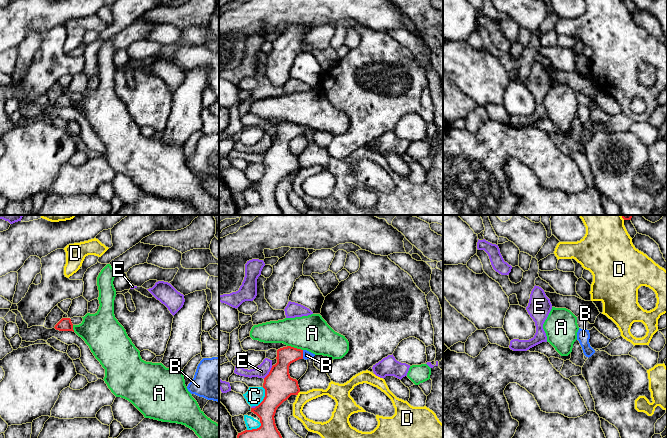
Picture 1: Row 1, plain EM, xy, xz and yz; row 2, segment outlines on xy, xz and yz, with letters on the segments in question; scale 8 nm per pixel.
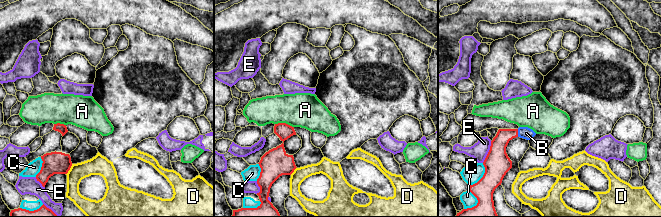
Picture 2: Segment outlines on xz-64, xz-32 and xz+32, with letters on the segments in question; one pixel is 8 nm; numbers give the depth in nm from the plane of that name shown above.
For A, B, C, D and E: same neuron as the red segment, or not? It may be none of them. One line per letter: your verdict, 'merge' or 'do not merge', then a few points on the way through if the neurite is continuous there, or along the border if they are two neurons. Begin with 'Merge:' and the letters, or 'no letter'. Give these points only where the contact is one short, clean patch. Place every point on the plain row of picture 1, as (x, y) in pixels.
Merge: B
A: do not merge | along xz (287, 121), (302, 126)
B: merge | across xz (279, 151), (294, 130), (302, 130), (306, 130)
C: do not merge
D: do not merge
E: do not merge

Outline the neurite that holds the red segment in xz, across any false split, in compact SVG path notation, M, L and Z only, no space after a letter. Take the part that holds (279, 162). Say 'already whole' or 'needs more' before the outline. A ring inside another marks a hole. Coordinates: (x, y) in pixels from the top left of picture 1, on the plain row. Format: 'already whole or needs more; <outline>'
needs more; M291 122L277 126L277 139L264 154L265 173L258 182L251 184L251 188L260 194L261 202L238 209L236 215L283 215L275 200L276 186L291 171L300 168L298 157L290 153L289 142L299 135L307 136L314 132L307 126Z

